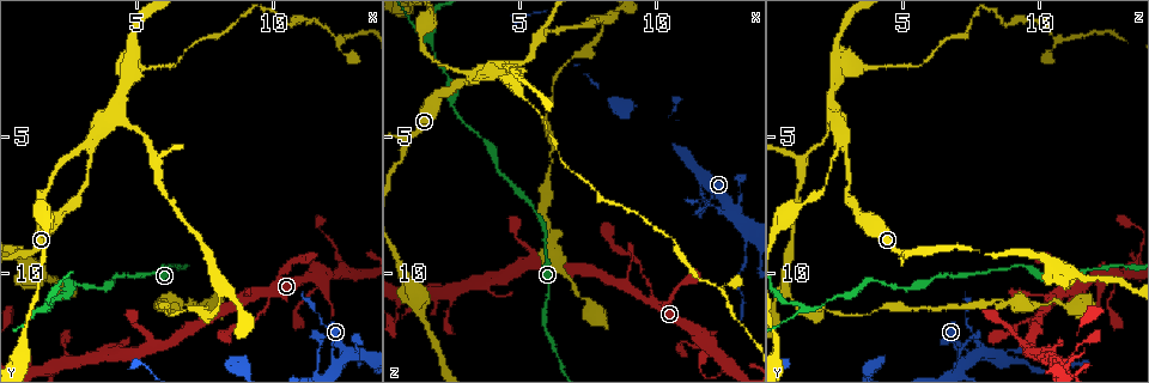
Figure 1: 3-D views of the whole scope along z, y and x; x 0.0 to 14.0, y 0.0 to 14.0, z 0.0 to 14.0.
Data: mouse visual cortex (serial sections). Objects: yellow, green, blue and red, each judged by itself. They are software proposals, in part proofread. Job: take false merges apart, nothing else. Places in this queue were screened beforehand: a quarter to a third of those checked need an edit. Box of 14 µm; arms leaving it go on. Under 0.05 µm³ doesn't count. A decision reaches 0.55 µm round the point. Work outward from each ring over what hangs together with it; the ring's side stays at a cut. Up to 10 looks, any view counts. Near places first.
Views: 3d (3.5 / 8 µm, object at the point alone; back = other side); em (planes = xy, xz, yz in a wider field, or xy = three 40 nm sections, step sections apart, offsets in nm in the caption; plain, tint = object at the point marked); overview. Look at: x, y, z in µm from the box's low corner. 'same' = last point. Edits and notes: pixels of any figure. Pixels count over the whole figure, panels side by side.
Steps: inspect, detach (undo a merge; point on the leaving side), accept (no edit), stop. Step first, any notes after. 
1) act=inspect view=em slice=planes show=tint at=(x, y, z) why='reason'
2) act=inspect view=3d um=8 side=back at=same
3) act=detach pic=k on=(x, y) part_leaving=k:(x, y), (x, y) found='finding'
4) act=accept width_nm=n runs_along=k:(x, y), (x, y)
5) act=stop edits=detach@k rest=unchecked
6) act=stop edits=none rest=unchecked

act=inspect view=3d um=3.5 at=(3.3, 5.3, 2.7) why='small branch off a trunk'

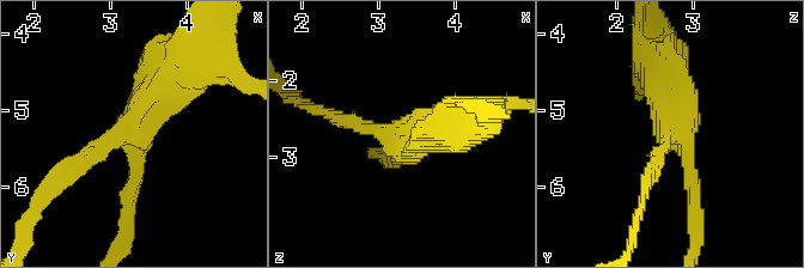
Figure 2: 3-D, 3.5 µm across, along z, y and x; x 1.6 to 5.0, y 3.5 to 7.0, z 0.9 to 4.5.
act=inspect view=em slice=xy step=1 show=tint at=(3.35, 5.20, 2.80) arms=3 arm_widths_nm=200,200,500

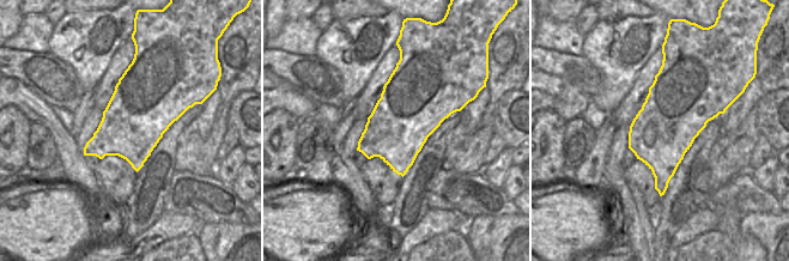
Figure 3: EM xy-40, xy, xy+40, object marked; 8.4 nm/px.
act=inspect view=em slice=xy step=5 show=tint at=same why='cut it another way'

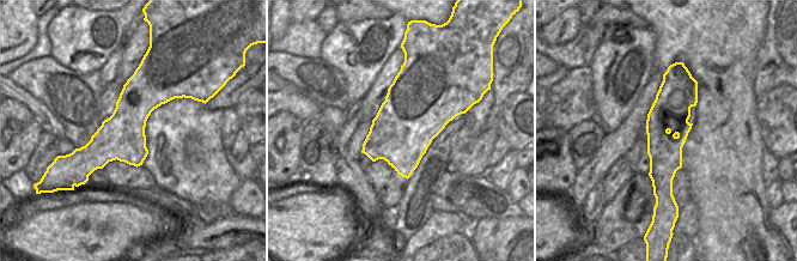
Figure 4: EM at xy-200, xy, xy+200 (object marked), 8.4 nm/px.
act=accept width_nm=550 runs_along=4:(671, 74), (667, 192) found='one cell here'

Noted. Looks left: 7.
act=inspect view=em slice=xy step=2 show=tint at=(5.0, 4.6, 2.3) why='calibre changes'

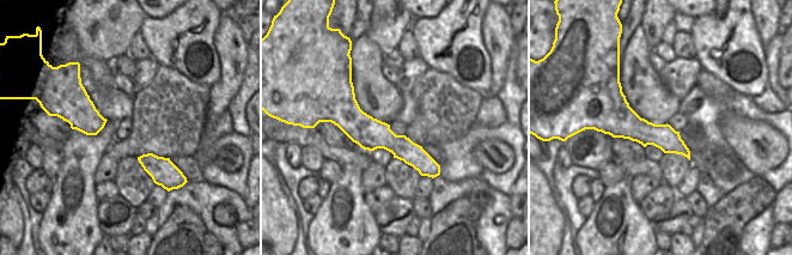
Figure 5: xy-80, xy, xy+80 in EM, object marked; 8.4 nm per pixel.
act=inspect view=3d um=3.5 at=same why='see where the arms go'

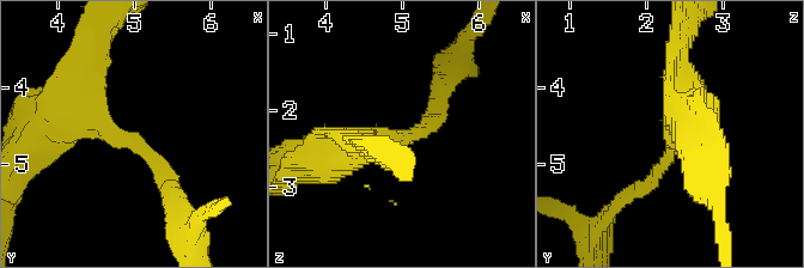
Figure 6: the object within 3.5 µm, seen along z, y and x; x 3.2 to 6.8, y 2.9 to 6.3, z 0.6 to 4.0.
act=accept runs_along=5:(345, 90), (375, 134), (437, 171) found='one cell here'

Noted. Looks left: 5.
act=inspect view=3d um=3.5 at=(1.7, 11.3, 1.4) why='a fork'

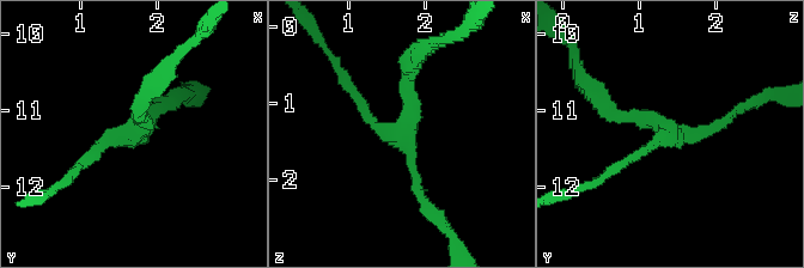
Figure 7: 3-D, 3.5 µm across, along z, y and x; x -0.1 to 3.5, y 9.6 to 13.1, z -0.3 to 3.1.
act=inspect view=em slice=xy step=3 show=tint at=(1.75, 11.35, 1.45)

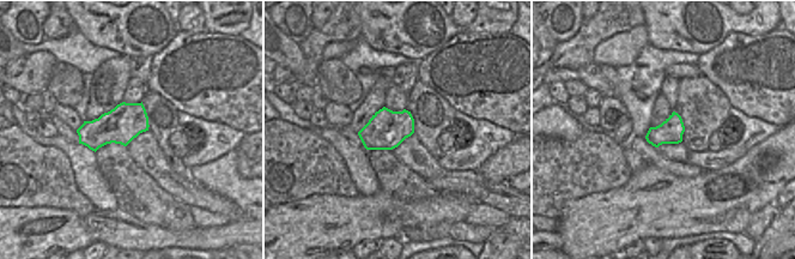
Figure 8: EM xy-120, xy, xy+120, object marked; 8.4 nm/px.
act=inspect view=em slice=xy step=5 show=tint at=same why='another direction'

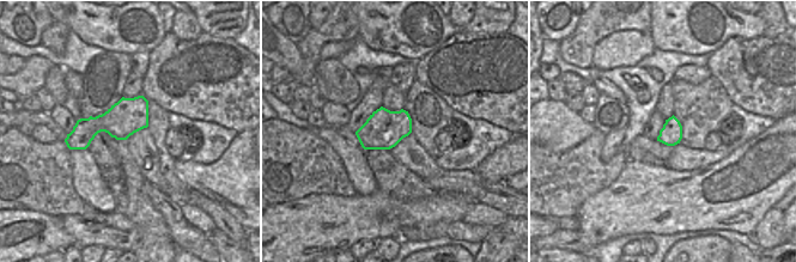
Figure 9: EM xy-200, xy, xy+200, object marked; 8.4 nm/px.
act=accept arm_widths_nm=150,150,200 runs_along=7:(427, 202), (406, 141), (409, 71) found='one cell here'

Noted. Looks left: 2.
act=inspect view=3d um=8 at=(12.3, 13.2, 7.2) why='four-way junction'

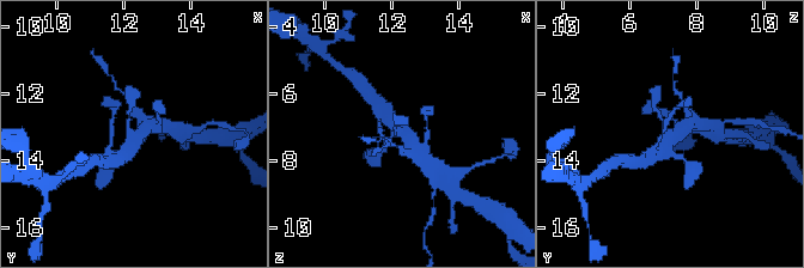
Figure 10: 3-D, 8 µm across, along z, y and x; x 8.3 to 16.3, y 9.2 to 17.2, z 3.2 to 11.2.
act=inspect view=em slice=planes show=tint at=(12.3, 13.3, 7.1)

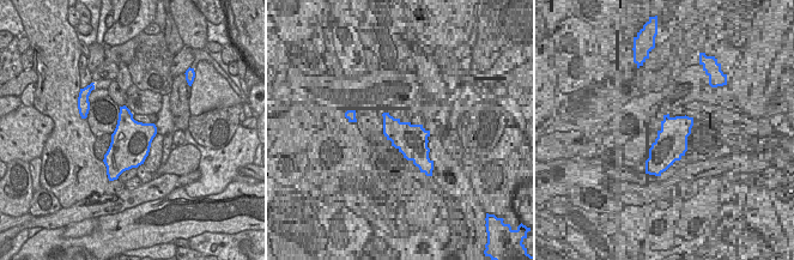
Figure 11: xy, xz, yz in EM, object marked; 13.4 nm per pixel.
act=accept arm_widths_nm=150,150,400,450 runs_along=10:(399, 119), (397, 129), (421, 156) found='one cell here'

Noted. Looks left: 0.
act=stop edits=none rest=unchecked

